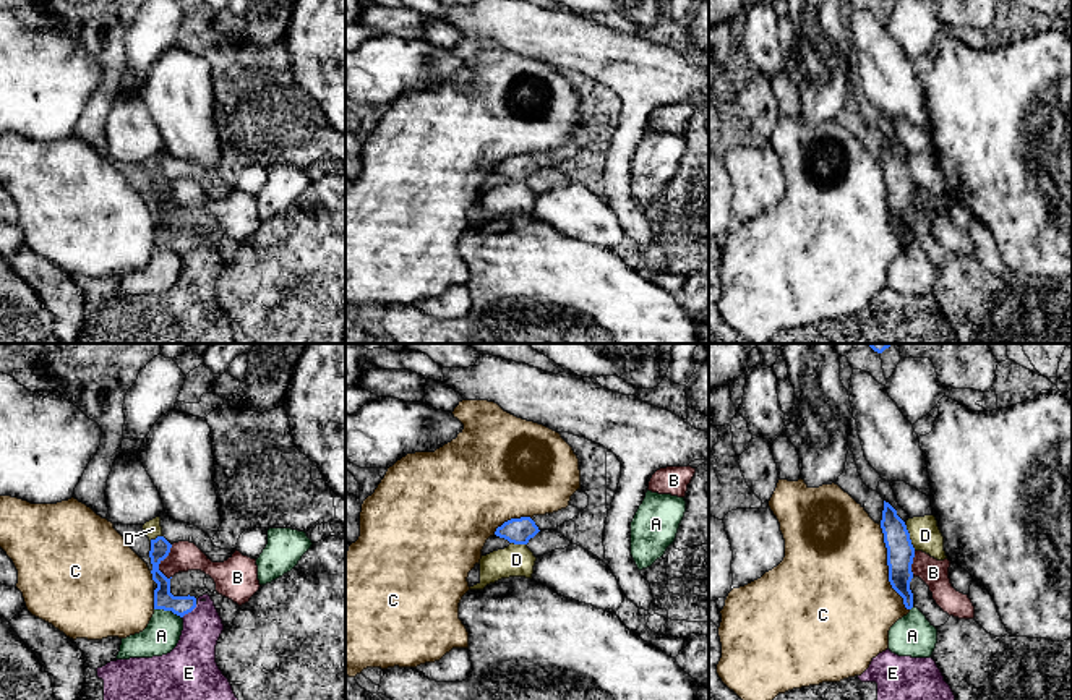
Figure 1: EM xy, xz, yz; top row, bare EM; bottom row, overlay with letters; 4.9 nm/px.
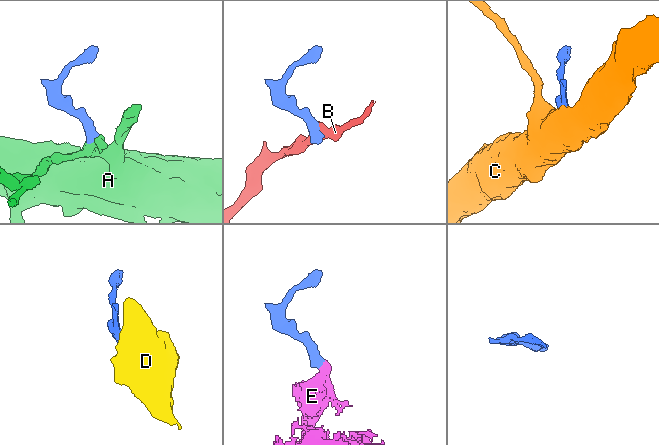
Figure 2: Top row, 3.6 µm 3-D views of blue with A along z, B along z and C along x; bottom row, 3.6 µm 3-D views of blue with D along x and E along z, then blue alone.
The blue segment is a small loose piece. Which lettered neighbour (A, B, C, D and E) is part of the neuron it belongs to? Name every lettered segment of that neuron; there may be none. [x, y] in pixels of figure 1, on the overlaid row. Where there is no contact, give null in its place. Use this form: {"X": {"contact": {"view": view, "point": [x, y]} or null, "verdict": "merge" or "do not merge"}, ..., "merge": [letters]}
{"A": {"contact": {"view": "xy", "point": [167, 610]}, "verdict": "do not merge"}, "B": {"contact": {"view": "xy", "point": [159, 563]}, "verdict": "do not merge"}, "C": {"contact": {"view": "yz", "point": [889, 567]}, "verdict": "do not merge"}, "D": {"contact": {"view": "yz", "point": [909, 537]}, "verdict": "do not merge"}, "E": {"contact": {"view": "xy", "point": [188, 611]}, "verdict": "merge"}, "merge": ["E"]}

